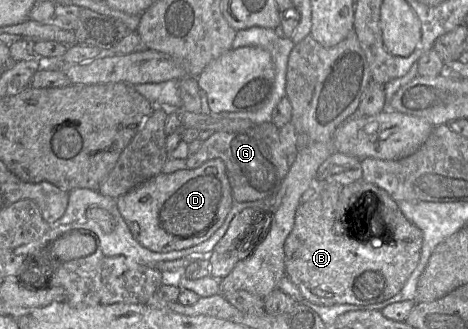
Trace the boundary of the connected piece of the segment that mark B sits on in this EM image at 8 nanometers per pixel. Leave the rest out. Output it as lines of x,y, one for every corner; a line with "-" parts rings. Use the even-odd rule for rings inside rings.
363,179
357,180
350,183
324,183
318,185
317,194
305,203
300,203
297,208
295,215
294,226
287,236
284,244
284,263
285,263
285,275
297,286
300,290
302,297
318,305
332,306
337,304
354,304
354,305
369,305
374,303
383,302
394,295
396,295
404,286
405,282
408,280
411,273
416,268
420,256
421,248
423,244
423,233
422,231
411,221
407,219
401,209
398,208
397,202
383,189
379,188
373,183
369,183
-
361,196
360,201
365,206
367,202
370,202
369,209
371,206
376,207
372,218
375,219
376,224
380,221
380,226
373,230
372,239
368,239
368,242
361,243
356,240
352,240
345,236
344,233
344,223
345,219
349,215
349,211
352,211
352,203

